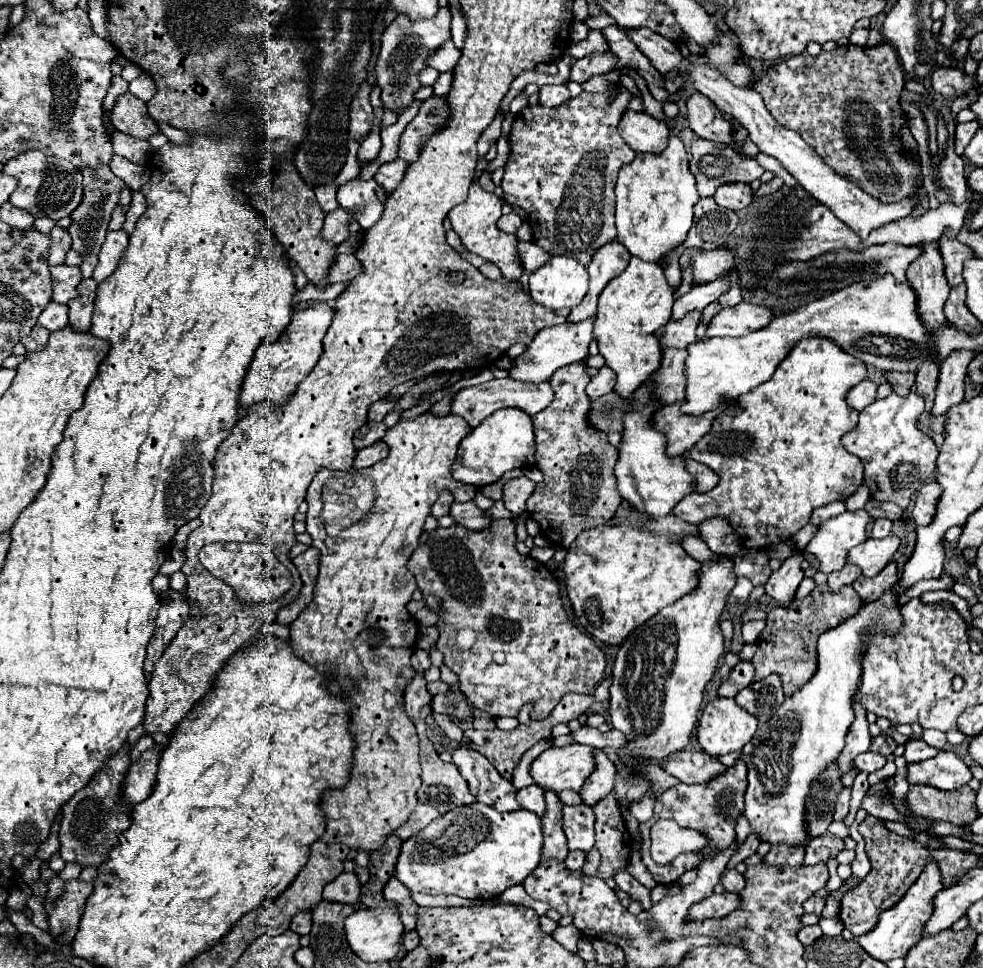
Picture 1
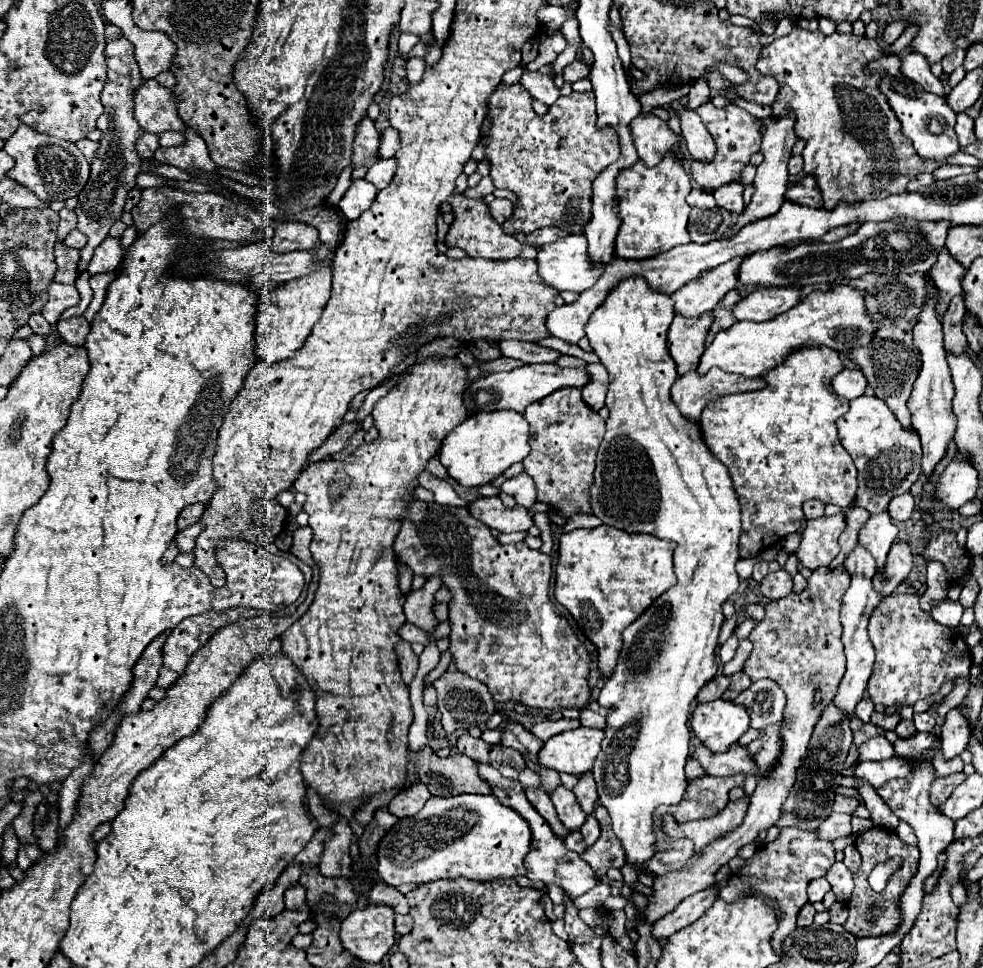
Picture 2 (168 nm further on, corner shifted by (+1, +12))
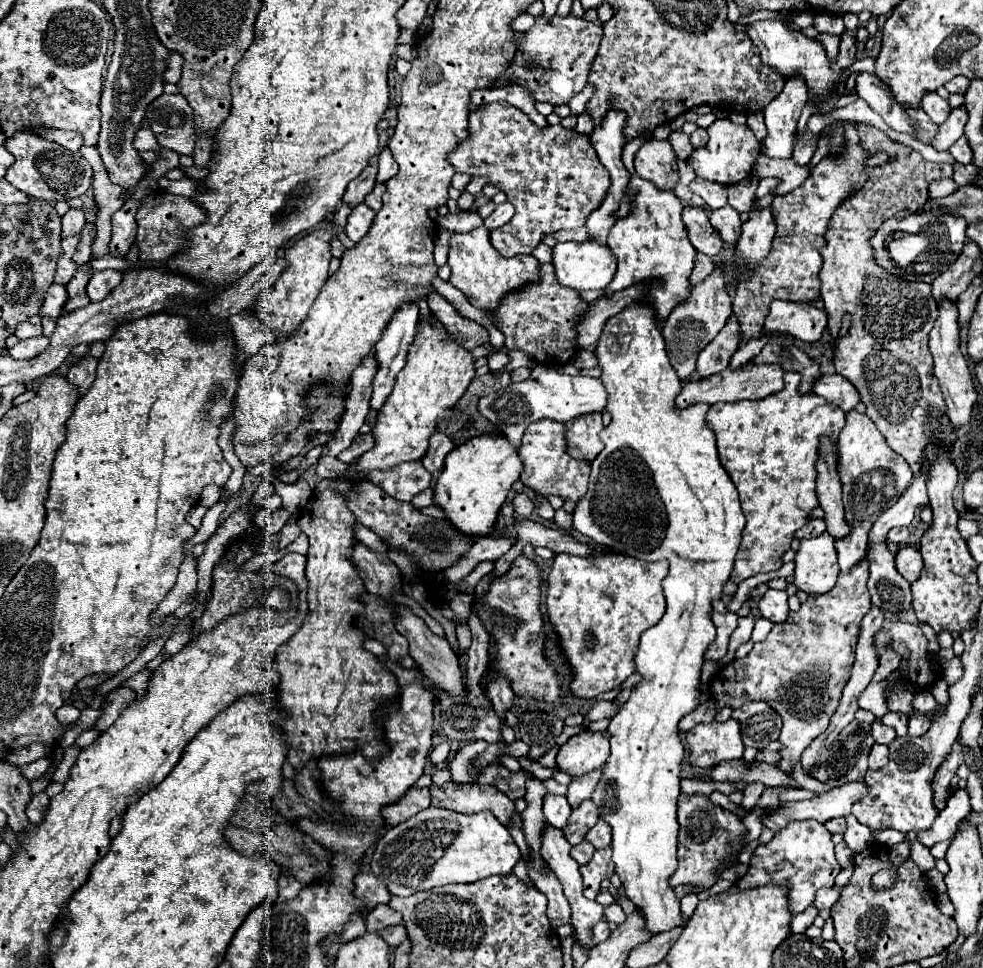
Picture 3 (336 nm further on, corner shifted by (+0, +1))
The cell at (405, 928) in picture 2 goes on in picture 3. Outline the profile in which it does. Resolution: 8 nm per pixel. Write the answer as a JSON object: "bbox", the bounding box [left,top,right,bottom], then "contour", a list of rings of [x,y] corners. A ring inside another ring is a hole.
{"bbox":[379,923,407,947],"contour":[[[401,923],[401,925],[387,927],[387,929],[379,931],[379,935],[381,935],[381,937],[383,937],[391,947],[397,947],[397,945],[401,945],[401,943],[407,939],[407,931],[405,931],[403,923]]]}

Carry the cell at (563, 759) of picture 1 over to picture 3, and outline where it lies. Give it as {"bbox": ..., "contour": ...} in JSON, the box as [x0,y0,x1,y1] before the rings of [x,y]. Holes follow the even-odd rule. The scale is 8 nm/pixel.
{"bbox":[557,729,609,777],"contour":[[[583,729],[579,735],[571,737],[561,745],[557,753],[557,767],[571,777],[583,777],[593,769],[599,769],[609,755],[609,735],[591,733]]]}

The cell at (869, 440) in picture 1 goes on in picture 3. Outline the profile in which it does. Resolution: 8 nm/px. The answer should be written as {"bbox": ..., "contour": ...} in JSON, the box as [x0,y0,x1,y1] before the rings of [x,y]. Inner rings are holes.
{"bbox":[835,409,913,571],"contour":[[[855,409],[847,413],[847,425],[839,433],[839,477],[843,483],[843,505],[845,505],[845,519],[851,523],[853,533],[847,539],[835,541],[839,567],[841,571],[851,571],[865,559],[867,553],[867,535],[875,519],[887,509],[895,505],[895,499],[911,485],[913,471],[907,461],[895,453],[883,435],[879,433],[877,425],[867,419],[867,415],[857,413]]]}

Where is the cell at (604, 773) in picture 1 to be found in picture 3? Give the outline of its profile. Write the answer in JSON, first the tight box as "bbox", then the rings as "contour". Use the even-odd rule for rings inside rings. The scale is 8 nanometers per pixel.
{"bbox":[563,799,599,845],"contour":[[[591,799],[583,801],[577,809],[573,809],[567,827],[563,829],[563,833],[567,835],[567,839],[577,845],[585,839],[585,833],[599,821],[599,811],[595,811],[595,803],[591,803]]]}

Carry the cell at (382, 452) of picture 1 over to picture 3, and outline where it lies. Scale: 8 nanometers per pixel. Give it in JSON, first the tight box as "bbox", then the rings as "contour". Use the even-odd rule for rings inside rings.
{"bbox":[339,433,375,463],"contour":[[[359,433],[359,435],[351,441],[351,445],[349,445],[345,451],[339,453],[339,461],[343,461],[343,463],[353,463],[353,459],[361,457],[361,455],[363,455],[365,451],[369,451],[373,445],[375,445],[375,441],[373,441],[371,433],[369,433],[369,435],[361,435],[361,433]]]}

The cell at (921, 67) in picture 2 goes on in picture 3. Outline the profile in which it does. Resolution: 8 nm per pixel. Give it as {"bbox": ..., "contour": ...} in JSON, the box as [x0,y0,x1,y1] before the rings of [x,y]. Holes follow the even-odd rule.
{"bbox":[921,91,951,123],"contour":[[[927,91],[923,93],[923,99],[921,99],[921,109],[935,121],[935,123],[943,123],[951,111],[947,99],[939,97],[935,91]]]}

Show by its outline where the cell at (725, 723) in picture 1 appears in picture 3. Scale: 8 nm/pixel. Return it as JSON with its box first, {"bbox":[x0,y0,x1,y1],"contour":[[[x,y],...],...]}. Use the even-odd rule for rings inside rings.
{"bbox":[685,719,743,767],"contour":[[[735,719],[725,723],[699,723],[685,735],[689,745],[691,765],[697,767],[713,767],[727,759],[743,757],[743,739],[741,729]]]}

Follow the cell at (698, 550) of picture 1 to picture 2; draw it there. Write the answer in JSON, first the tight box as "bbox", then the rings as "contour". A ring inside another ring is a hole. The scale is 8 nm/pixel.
{"bbox":[563,513,602,532],"contour":[[[576,513],[567,519],[563,525],[563,532],[570,532],[576,528],[594,528],[602,524],[602,521],[594,516],[584,513]]]}

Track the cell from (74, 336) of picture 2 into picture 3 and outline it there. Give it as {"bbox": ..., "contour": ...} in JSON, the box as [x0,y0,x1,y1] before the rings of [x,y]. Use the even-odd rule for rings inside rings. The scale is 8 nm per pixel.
{"bbox":[67,355,97,395],"contour":[[[91,355],[81,357],[79,361],[75,361],[69,367],[67,379],[69,379],[69,383],[77,385],[79,387],[79,393],[83,395],[91,387],[93,379],[95,379],[95,369],[97,369],[97,359],[95,357],[91,357]]]}

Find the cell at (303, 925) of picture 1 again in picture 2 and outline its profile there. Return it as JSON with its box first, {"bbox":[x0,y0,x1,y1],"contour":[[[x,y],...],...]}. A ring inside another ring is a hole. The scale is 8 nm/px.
{"bbox":[284,884,306,908],"contour":[[[294,884],[294,888],[288,888],[286,890],[286,896],[284,896],[284,902],[286,902],[286,908],[298,908],[306,902],[306,890],[302,888],[302,884]]]}

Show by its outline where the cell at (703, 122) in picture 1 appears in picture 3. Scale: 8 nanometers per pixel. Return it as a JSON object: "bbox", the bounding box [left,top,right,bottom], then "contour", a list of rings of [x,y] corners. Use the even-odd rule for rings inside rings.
{"bbox":[687,121,759,187],"contour":[[[721,121],[715,125],[713,131],[709,131],[709,143],[699,151],[691,153],[687,163],[693,167],[697,177],[729,187],[751,173],[757,155],[759,155],[759,139],[753,135],[753,131],[747,125]]]}

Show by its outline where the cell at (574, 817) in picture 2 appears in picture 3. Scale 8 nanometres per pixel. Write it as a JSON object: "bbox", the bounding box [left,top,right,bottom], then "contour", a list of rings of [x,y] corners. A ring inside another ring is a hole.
{"bbox":[543,793,571,829],"contour":[[[547,793],[547,795],[545,795],[545,799],[543,799],[543,813],[545,813],[547,821],[549,821],[553,827],[563,829],[563,827],[567,825],[567,821],[569,821],[571,805],[567,803],[567,799],[565,799],[565,797]]]}

